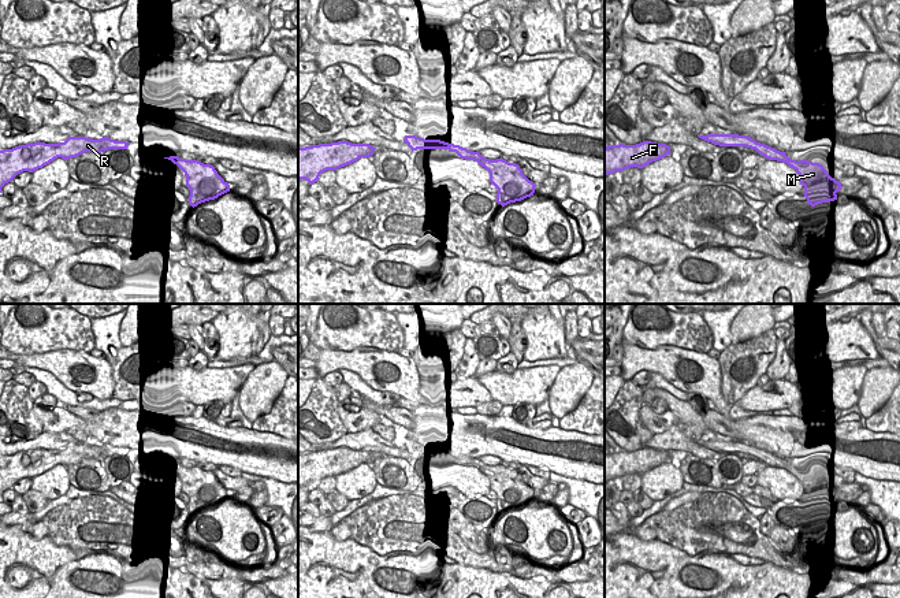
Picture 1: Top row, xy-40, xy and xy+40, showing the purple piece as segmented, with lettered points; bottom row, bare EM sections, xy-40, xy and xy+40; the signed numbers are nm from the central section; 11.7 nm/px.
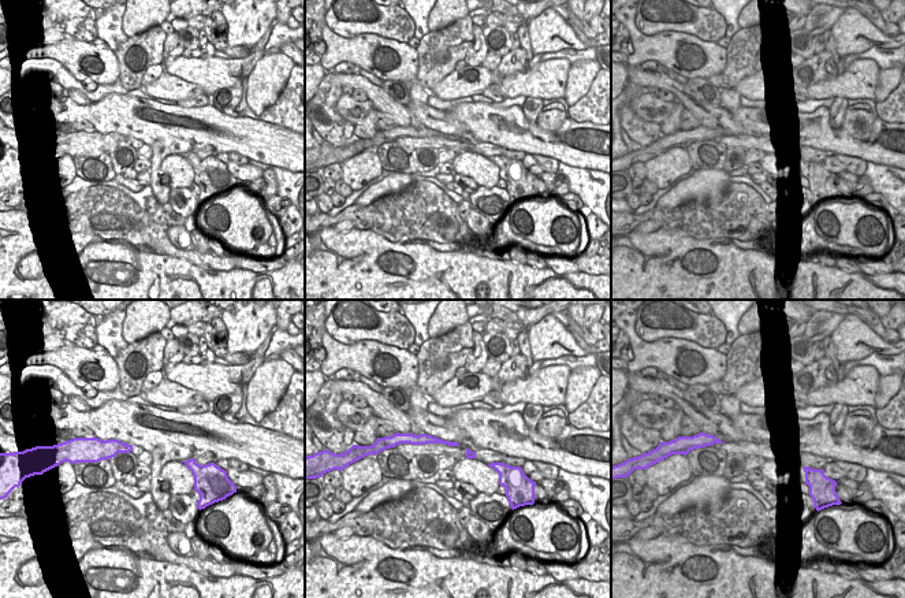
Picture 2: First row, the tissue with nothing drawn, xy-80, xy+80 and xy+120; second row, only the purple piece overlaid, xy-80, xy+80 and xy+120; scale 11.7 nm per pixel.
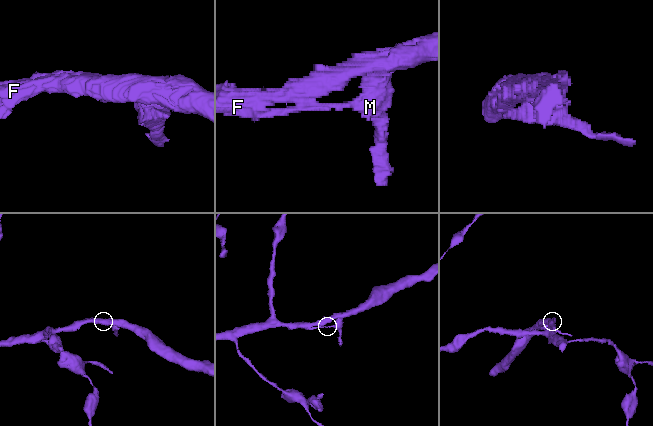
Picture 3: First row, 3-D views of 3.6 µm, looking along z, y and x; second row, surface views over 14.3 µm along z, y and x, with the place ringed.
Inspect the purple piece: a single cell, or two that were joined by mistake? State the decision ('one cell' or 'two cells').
one cell

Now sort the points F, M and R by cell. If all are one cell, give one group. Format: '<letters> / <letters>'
F M R

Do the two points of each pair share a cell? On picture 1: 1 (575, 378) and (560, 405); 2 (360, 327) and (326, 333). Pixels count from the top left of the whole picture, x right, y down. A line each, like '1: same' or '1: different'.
1: same
2: same

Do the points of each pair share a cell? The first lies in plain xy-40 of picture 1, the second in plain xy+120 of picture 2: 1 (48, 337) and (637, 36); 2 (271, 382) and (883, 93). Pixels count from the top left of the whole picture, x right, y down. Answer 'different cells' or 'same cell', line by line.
1: different cells
2: same cell

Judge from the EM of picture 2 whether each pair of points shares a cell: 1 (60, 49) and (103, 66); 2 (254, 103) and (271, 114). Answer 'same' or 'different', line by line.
1: same
2: different

